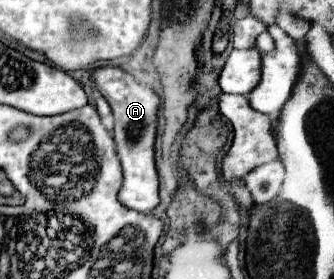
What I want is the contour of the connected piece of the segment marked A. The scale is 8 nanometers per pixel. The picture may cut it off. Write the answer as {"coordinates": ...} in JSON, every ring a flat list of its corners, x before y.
{"coordinates":[[109,66,99,68,93,74,95,86,109,102,115,128,113,140,115,150,123,166,123,186,119,190,119,202,131,210,151,214,159,206,159,178,155,170,155,136,157,136,157,110,159,110,159,96,153,88,139,84,131,74,121,68]]}

